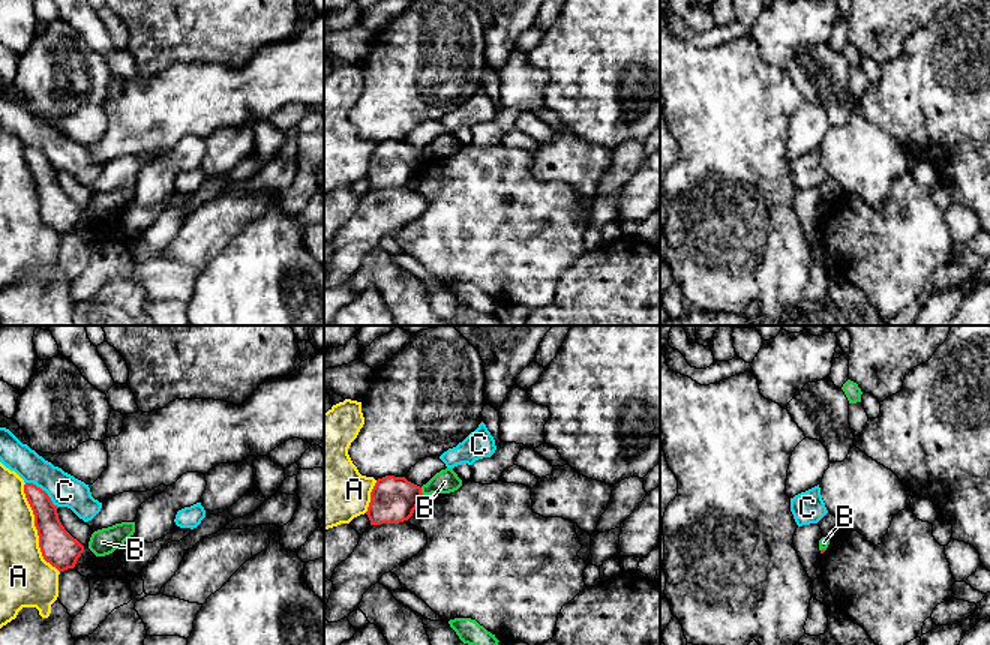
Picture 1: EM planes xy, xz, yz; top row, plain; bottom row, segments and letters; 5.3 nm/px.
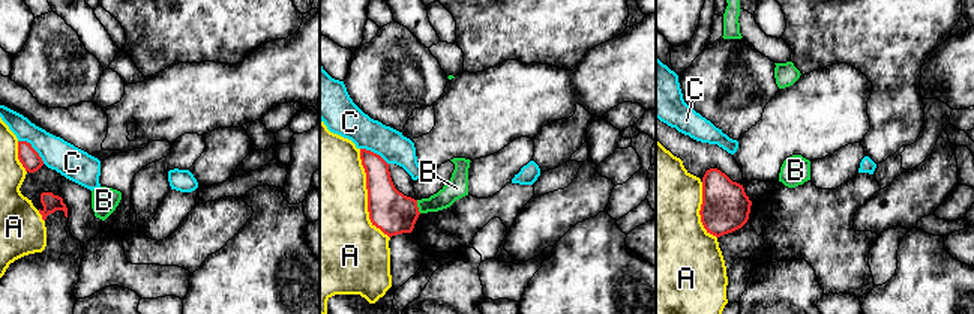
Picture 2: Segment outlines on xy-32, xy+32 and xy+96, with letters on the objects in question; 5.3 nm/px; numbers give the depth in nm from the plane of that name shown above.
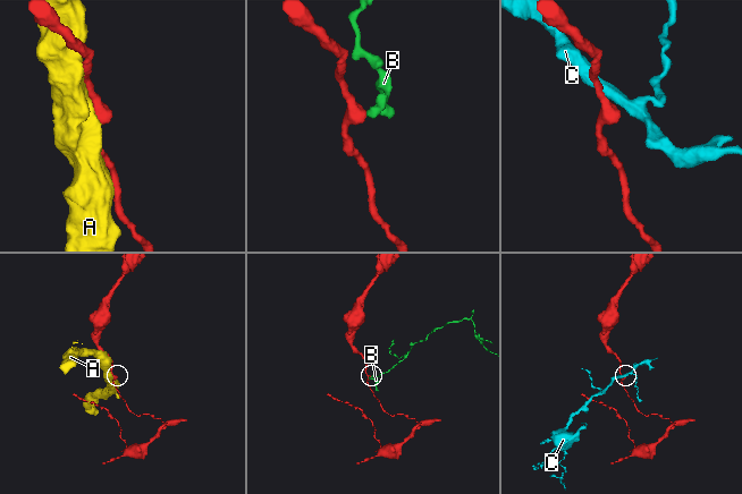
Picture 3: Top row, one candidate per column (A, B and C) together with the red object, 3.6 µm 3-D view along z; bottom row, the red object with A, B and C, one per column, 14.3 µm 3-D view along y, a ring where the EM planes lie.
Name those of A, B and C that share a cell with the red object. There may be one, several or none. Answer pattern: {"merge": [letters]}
{"merge": []}

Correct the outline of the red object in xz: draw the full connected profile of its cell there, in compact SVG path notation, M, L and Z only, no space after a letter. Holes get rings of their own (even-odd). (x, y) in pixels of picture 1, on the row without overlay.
M405 141L378 142L368 171L370 189L399 188L408 184L422 164L422 152Z

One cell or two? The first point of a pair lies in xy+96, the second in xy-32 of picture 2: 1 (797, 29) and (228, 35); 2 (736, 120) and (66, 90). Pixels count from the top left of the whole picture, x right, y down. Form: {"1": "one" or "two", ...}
{"1": "one", "2": "one"}

